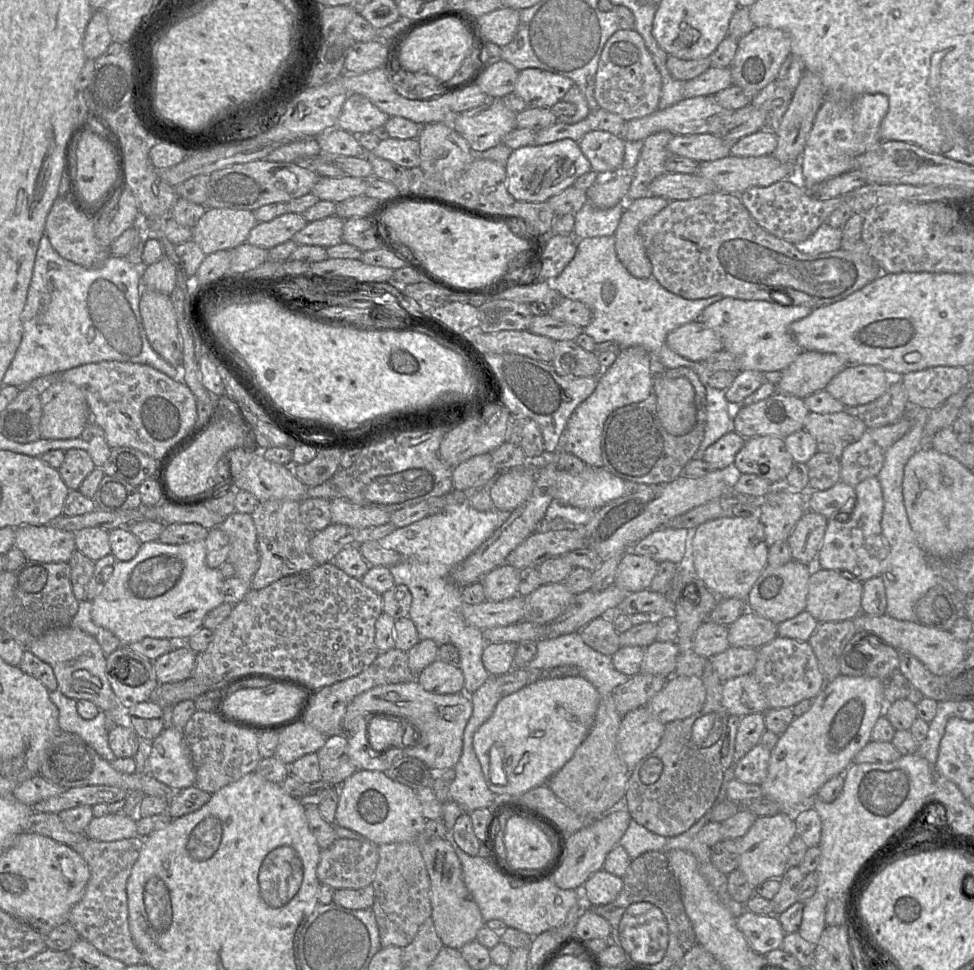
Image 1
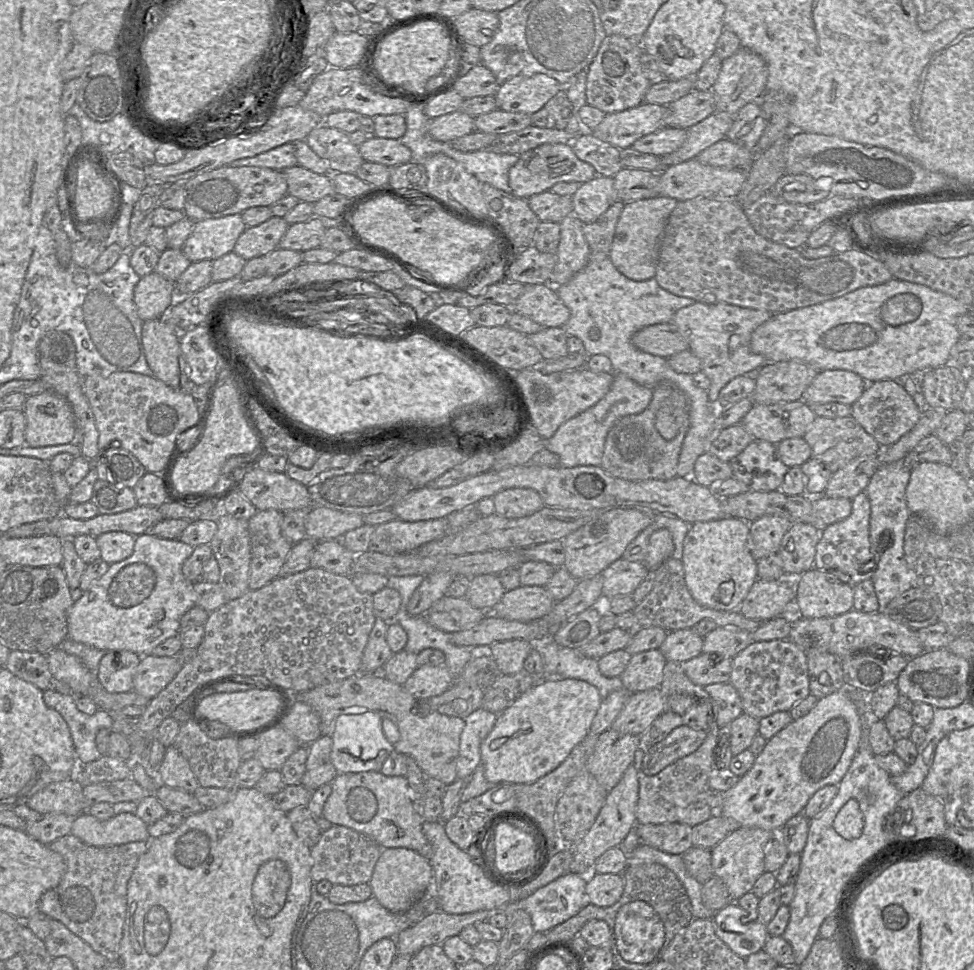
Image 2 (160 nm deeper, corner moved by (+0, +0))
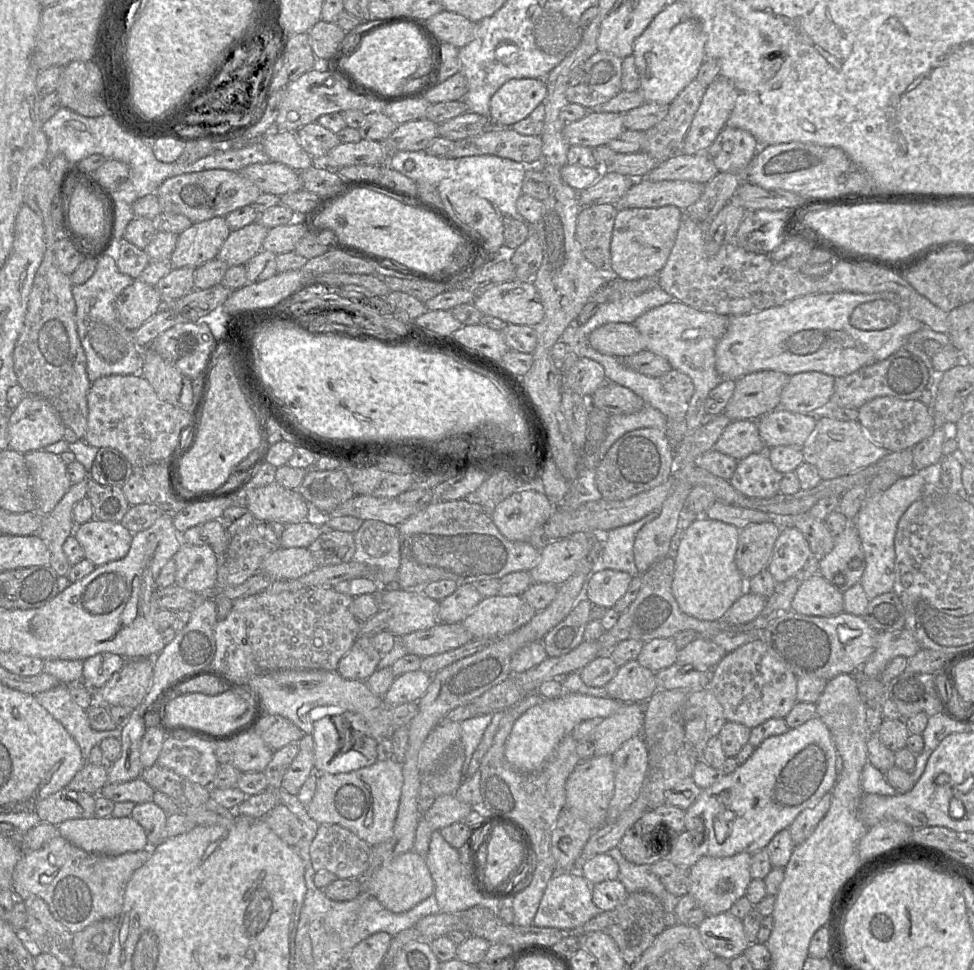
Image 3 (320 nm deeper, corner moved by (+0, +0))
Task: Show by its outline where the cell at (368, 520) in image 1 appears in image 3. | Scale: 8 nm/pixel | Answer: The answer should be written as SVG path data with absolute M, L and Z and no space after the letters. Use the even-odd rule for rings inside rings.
M316 514L312 519L286 525L280 539L280 547L308 548L325 530L325 517L324 514Z

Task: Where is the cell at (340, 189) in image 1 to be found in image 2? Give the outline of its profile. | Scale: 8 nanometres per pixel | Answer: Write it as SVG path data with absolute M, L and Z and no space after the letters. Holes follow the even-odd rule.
M300 165L279 171L282 171L286 178L288 194L300 201L315 203L335 192L331 173L317 174Z

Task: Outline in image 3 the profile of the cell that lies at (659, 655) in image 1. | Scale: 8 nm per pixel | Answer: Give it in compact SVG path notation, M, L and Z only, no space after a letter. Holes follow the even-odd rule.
M637 660L618 667L614 677L604 687L610 698L622 703L644 703L658 689L655 673Z

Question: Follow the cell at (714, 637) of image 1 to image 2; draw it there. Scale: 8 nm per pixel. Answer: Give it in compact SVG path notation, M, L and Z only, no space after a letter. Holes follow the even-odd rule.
M691 628L668 632L660 646L667 661L685 662L702 653L703 638Z

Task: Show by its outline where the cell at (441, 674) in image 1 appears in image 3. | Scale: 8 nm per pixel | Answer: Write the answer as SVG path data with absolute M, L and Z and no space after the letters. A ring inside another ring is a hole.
M410 671L397 676L389 690L383 696L391 706L416 702L426 693L432 680L432 675L421 671Z

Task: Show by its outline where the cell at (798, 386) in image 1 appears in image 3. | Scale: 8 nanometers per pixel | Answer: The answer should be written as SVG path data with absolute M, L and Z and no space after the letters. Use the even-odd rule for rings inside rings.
M764 370L739 378L722 413L731 421L758 420L780 407L781 392L789 377L783 372Z

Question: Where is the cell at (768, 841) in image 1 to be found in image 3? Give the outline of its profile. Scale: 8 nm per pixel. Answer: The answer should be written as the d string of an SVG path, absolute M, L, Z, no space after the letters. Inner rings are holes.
M745 852L723 858L705 855L689 868L688 893L707 916L728 912L738 899L745 896L746 889L752 880L751 858L752 854Z

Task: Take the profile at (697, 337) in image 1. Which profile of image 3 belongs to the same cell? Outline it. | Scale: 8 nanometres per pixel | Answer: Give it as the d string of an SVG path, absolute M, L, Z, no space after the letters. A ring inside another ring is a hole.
M608 323L589 335L590 346L604 355L617 358L645 350L644 340L633 324Z

